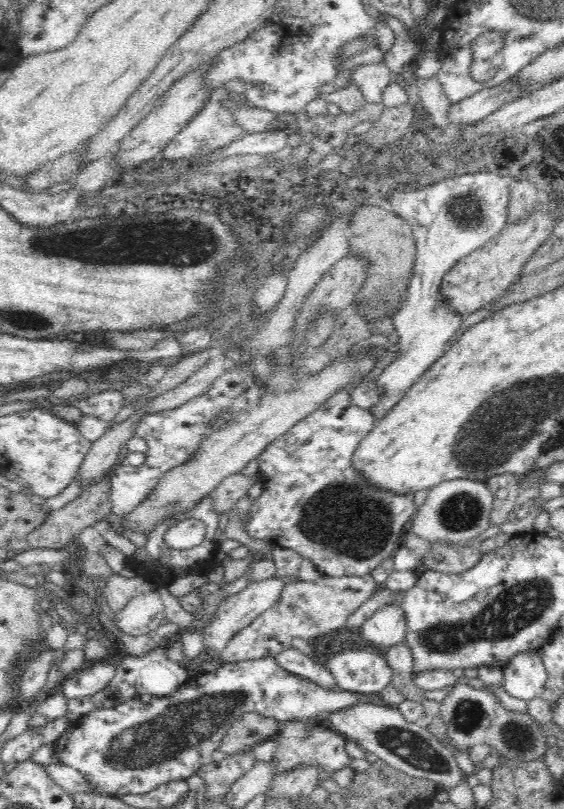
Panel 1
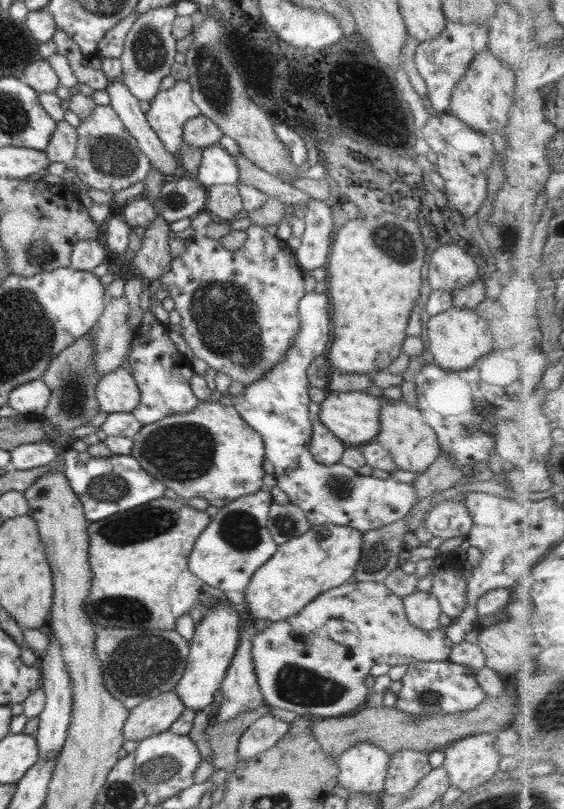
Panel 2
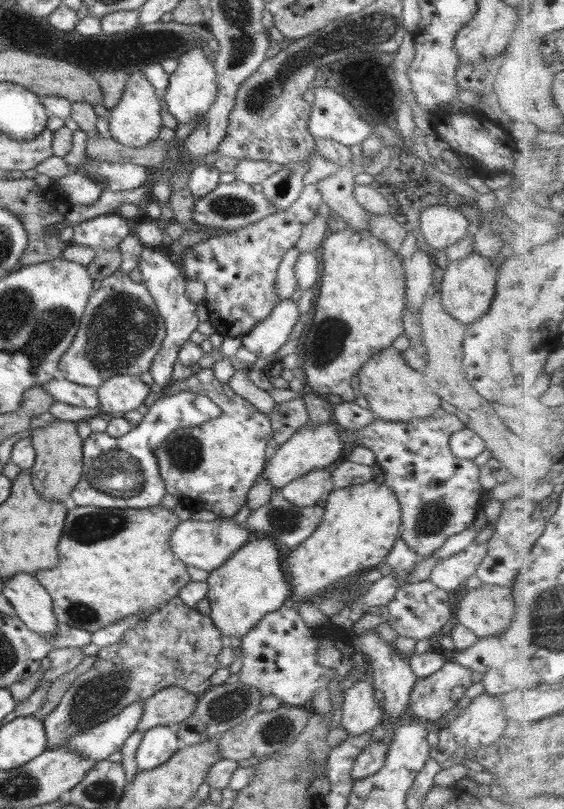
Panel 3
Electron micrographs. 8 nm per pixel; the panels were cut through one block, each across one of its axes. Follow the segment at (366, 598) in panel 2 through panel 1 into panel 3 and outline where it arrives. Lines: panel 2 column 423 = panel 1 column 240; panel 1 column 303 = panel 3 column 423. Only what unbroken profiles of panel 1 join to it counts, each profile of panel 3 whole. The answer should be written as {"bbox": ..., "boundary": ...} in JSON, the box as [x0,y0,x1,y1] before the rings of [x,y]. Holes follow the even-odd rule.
{"bbox":[385,581,456,641],"boundary":[[[419,581],[399,586],[395,589],[394,598],[387,600],[386,603],[385,611],[390,616],[387,621],[388,626],[396,632],[398,637],[414,638],[417,641],[433,638],[435,634],[447,630],[453,622],[456,606],[452,606],[452,596],[430,581]]]}

